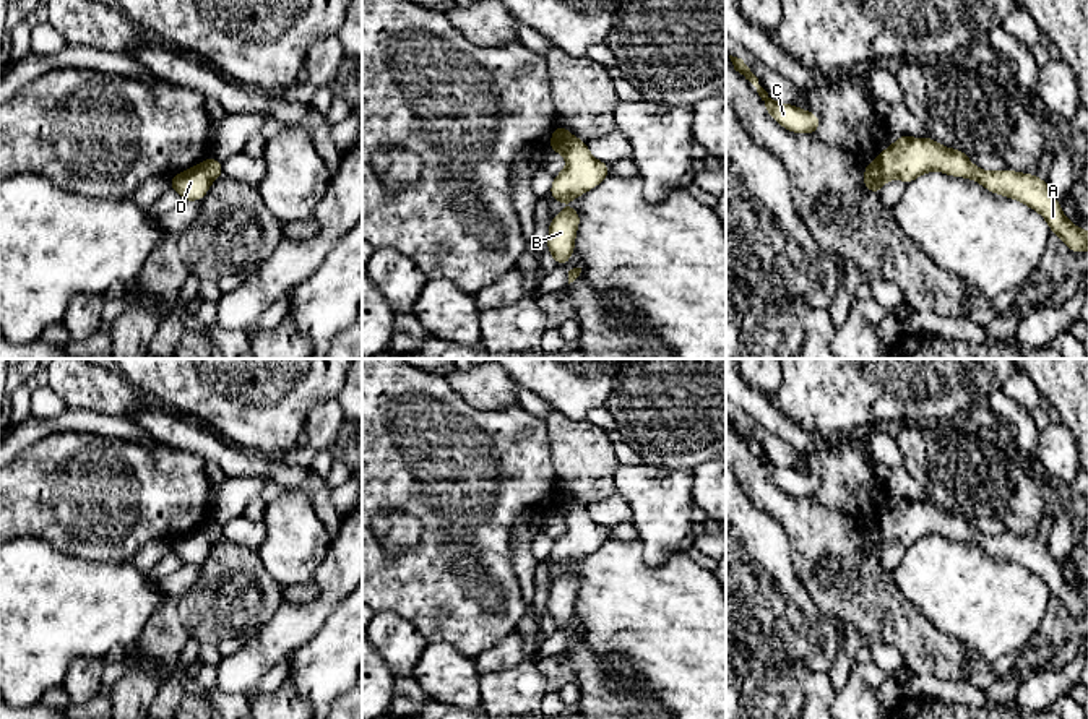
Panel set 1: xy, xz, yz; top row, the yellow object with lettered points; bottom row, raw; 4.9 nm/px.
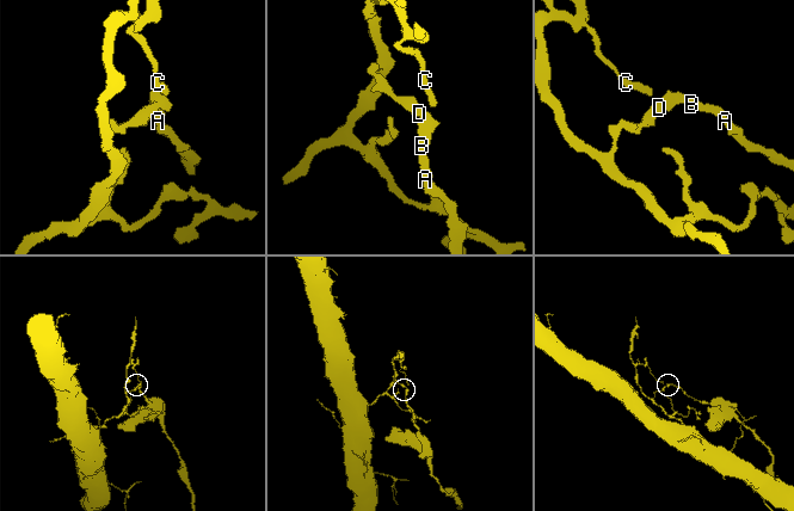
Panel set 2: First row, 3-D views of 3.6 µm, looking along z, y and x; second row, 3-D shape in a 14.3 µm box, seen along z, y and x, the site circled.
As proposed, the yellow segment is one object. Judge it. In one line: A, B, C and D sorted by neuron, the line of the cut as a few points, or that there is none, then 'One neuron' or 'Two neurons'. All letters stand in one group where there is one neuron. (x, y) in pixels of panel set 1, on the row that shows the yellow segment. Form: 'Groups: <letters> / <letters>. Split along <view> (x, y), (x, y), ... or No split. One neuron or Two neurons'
Groups: A B / C D. Split along yz (867, 166), (884, 180). Two neurons

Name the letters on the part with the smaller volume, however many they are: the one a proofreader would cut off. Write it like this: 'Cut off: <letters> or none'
Cut off: A, B

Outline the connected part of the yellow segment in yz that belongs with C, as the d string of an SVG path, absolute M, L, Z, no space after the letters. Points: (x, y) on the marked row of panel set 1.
M729 55L734 70L740 73L745 80L749 80L755 88L758 96L762 97L766 112L786 130L792 133L805 133L814 135L820 127L820 117L817 114L810 114L801 107L791 104L775 102L768 93L758 84L758 78L752 73L750 65L747 65L742 58Z

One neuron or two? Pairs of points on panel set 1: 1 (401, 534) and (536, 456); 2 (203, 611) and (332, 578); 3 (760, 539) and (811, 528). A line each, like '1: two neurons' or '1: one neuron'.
1: two neurons
2: two neurons
3: two neurons

